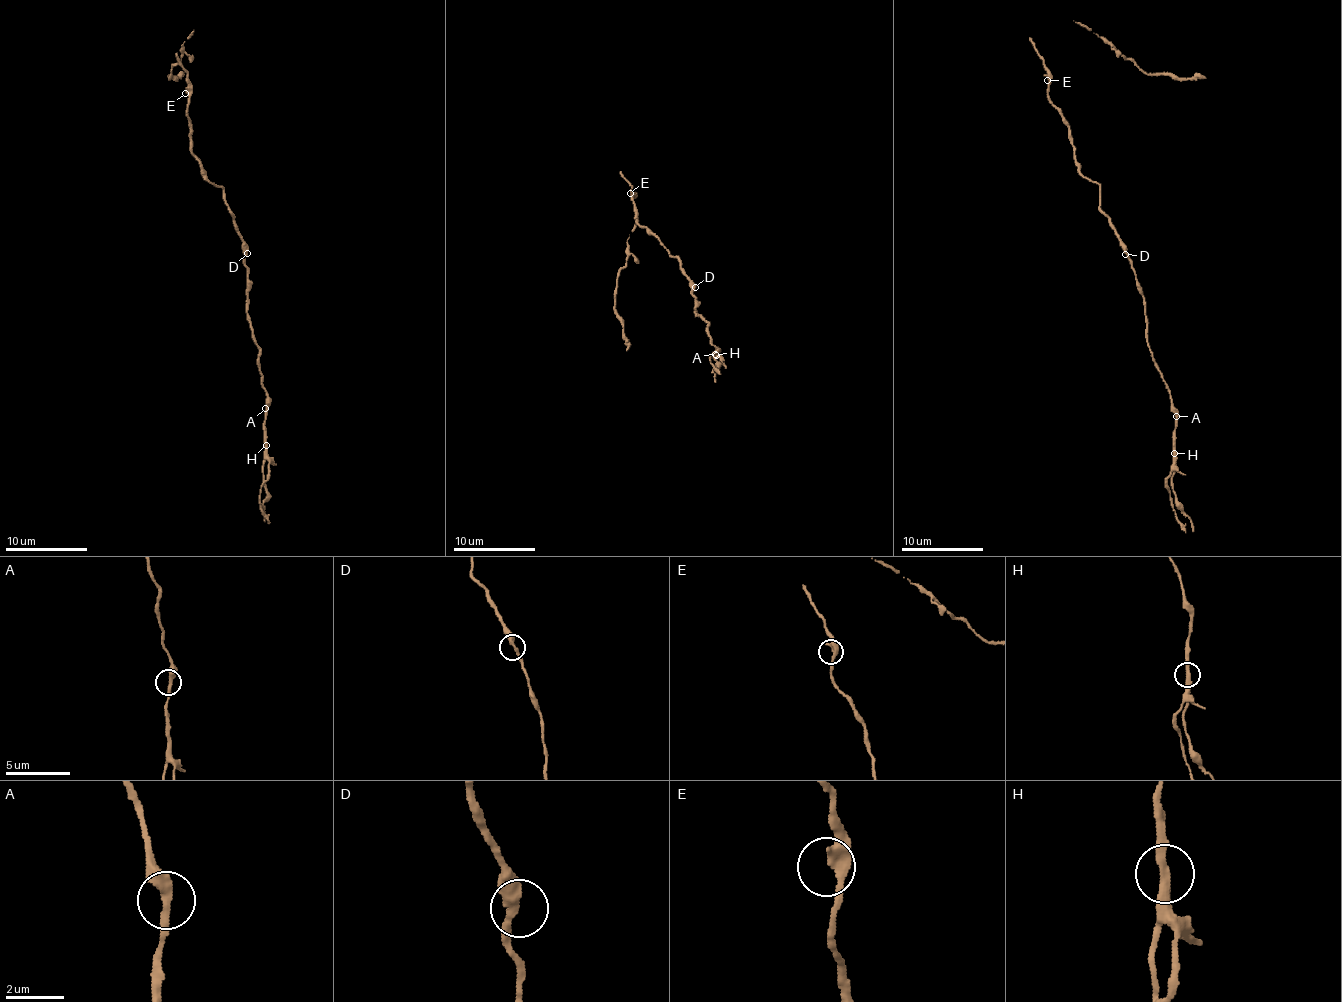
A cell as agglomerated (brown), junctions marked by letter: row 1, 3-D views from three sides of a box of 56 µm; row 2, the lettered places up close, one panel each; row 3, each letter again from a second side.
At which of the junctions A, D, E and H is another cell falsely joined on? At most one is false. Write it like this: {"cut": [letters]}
{"cut": ["H"]}

